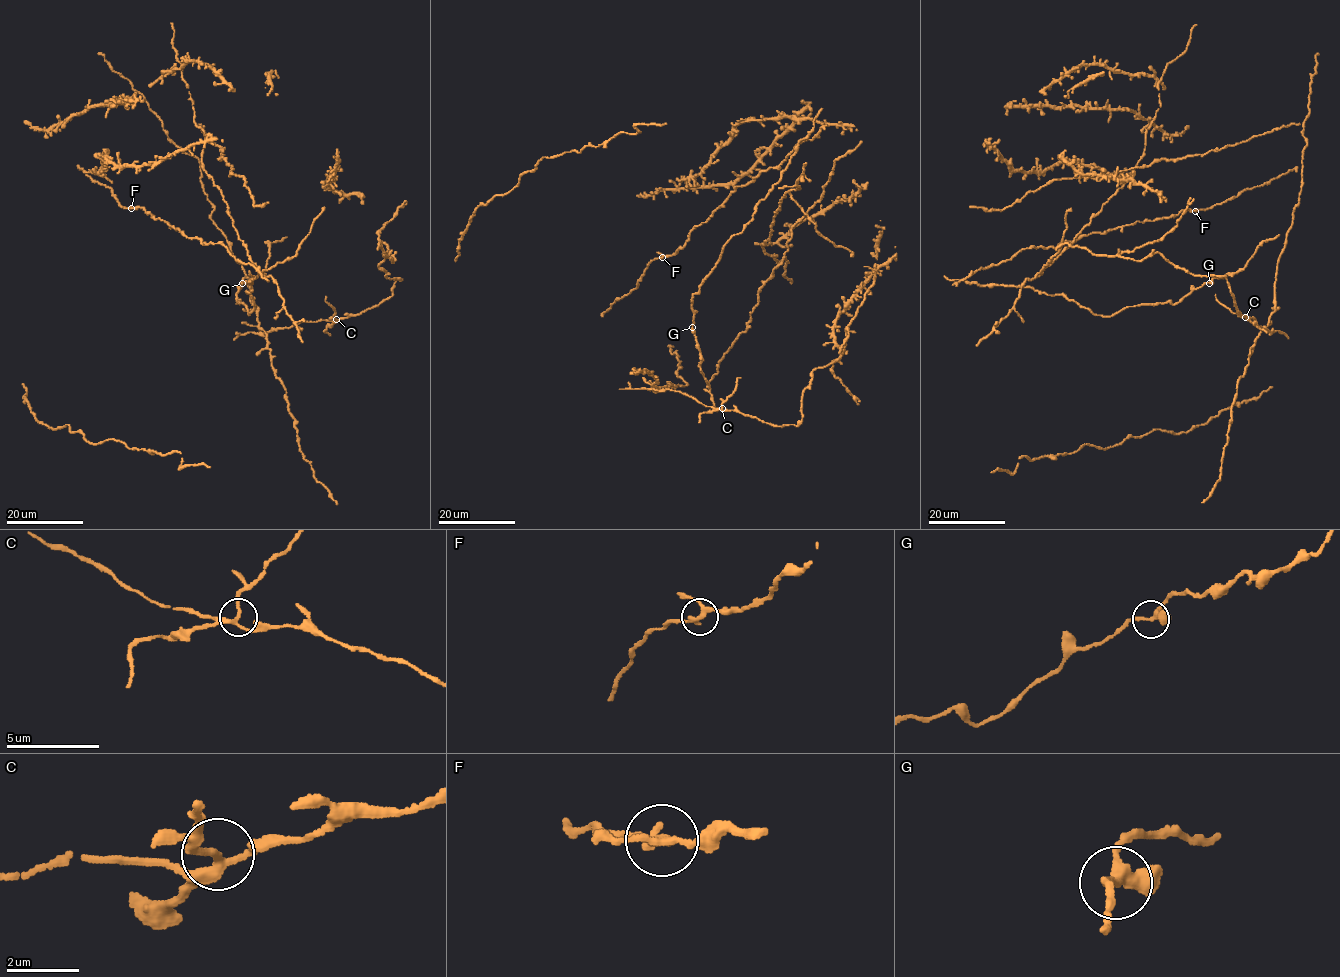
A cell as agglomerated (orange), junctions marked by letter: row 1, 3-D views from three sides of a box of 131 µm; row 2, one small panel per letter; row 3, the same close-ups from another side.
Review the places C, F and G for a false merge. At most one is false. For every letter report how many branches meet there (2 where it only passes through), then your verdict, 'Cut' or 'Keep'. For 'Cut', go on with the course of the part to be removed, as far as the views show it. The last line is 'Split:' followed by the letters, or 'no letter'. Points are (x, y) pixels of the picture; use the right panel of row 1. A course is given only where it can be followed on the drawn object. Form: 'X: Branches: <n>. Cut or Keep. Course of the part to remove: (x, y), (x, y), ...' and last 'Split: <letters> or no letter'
C: Branches: 3. Cut. Course of the part to remove: (1245, 317), (1224, 307), (1215, 294)
F: Branches: 3. Keep
G: Branches: 3. Keep
Split: C

